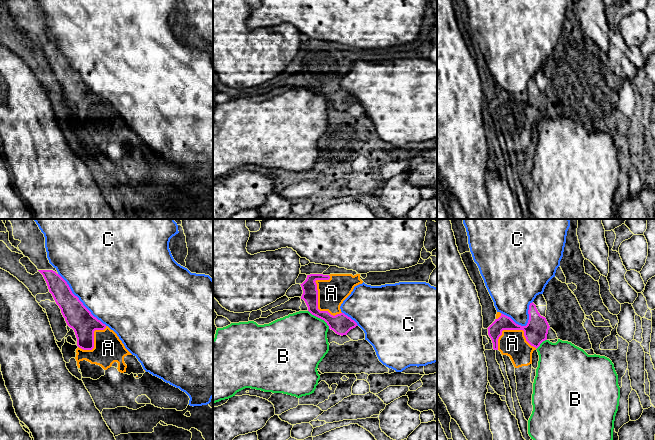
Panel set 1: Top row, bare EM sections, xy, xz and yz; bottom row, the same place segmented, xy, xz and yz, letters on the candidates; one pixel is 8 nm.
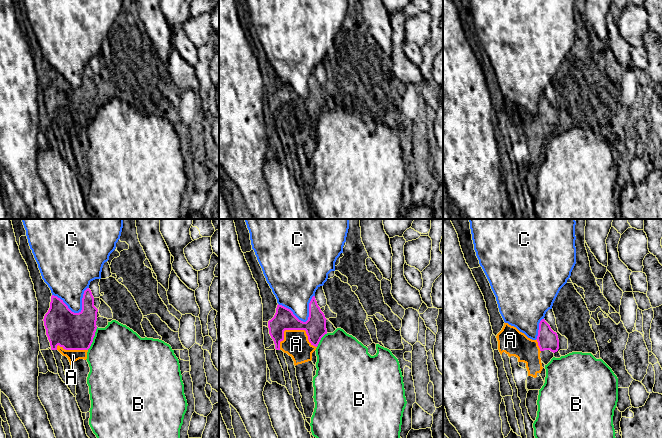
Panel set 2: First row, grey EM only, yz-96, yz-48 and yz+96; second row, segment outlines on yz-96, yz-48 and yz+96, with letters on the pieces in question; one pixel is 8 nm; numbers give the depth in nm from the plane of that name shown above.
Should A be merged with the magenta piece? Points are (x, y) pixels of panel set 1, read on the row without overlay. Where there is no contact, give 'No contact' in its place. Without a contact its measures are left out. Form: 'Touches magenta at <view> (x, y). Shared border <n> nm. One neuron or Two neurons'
Touches magenta at xz (317, 81). Shared border 340 nm. One neuron

